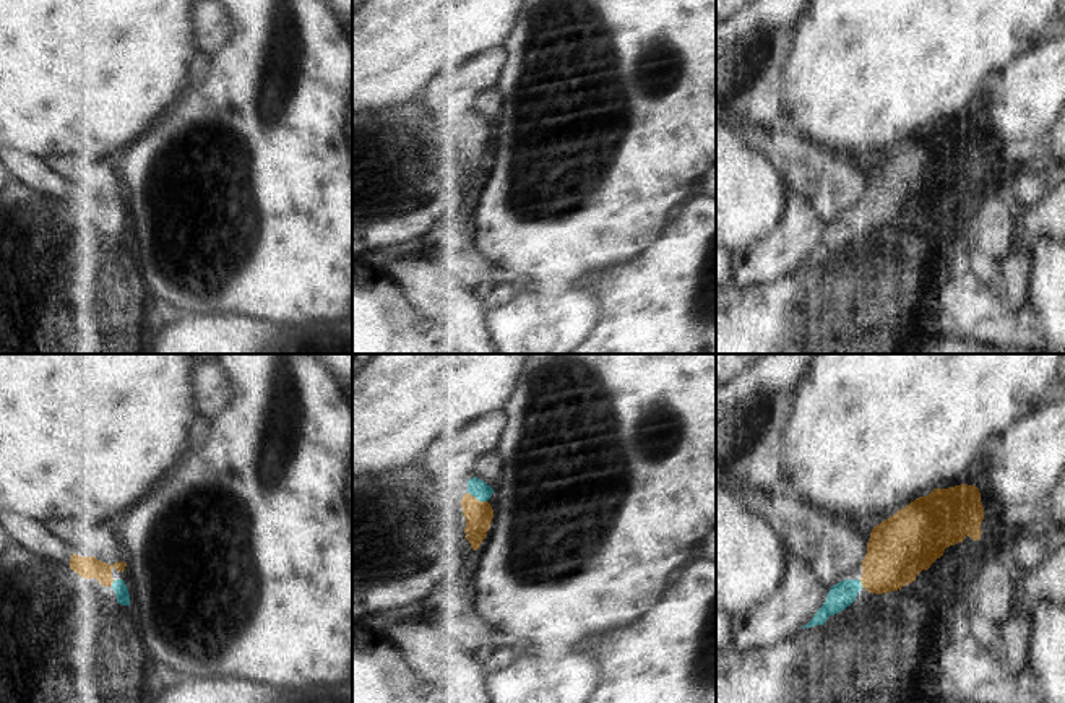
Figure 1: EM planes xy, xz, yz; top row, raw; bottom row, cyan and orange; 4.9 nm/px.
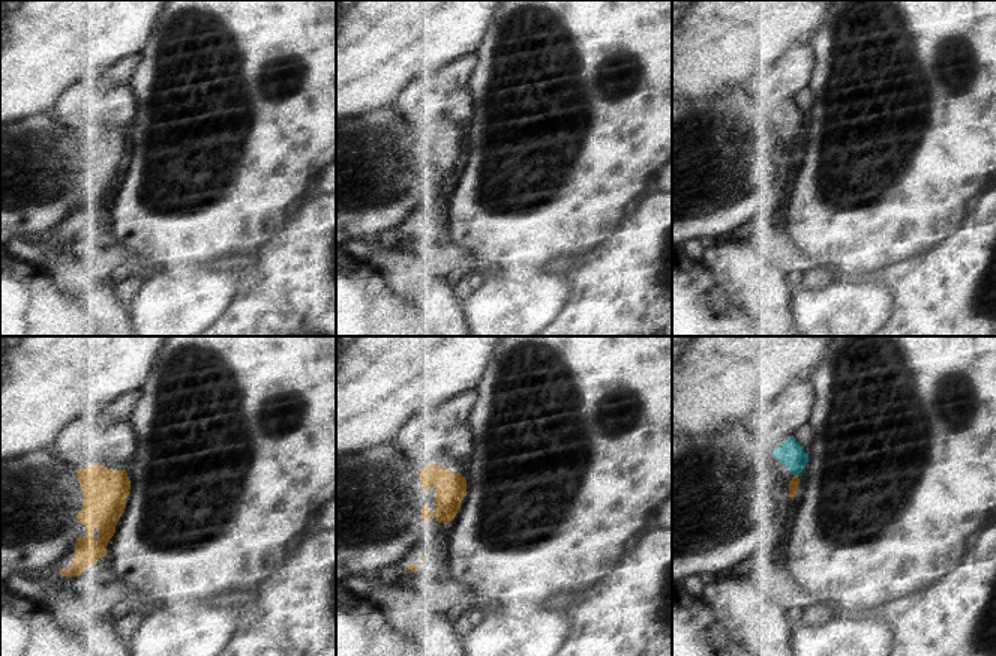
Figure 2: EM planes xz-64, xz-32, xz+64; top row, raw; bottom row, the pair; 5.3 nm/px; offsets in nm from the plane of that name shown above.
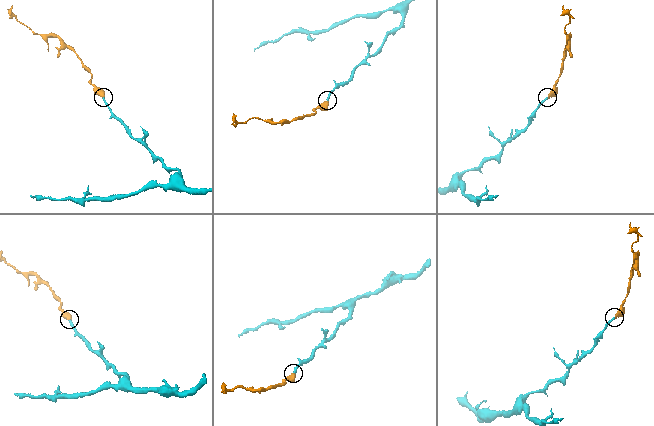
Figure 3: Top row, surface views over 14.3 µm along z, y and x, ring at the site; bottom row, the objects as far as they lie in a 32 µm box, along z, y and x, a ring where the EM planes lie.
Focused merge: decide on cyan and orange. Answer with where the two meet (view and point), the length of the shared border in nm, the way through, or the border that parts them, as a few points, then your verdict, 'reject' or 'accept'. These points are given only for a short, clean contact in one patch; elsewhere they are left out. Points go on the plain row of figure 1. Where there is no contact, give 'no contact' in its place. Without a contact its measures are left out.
xz (478, 135) | 110 nm | across xz (476, 124), (478, 135), (478, 151) | accept

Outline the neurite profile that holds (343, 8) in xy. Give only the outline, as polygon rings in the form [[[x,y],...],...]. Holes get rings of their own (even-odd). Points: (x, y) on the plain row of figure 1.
[[[323,0],[347,32],[352,32],[352,0]]]

